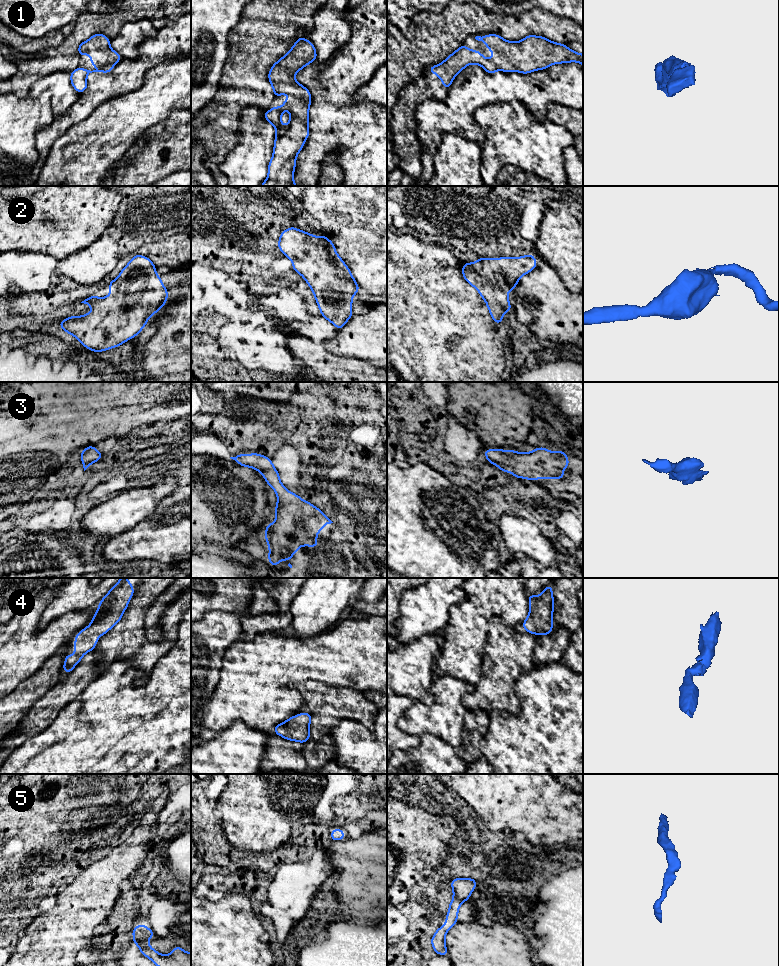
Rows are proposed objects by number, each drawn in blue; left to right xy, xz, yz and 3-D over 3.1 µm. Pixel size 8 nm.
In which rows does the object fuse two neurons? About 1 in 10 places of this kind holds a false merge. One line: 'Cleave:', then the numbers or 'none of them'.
Cleave: none of them

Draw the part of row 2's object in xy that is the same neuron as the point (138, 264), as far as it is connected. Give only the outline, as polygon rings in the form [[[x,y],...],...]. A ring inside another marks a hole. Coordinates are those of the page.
[[[142,255],[132,257],[118,277],[109,282],[109,290],[108,296],[99,298],[94,294],[81,302],[92,307],[91,313],[79,317],[73,315],[58,323],[65,333],[73,335],[85,348],[94,352],[116,348],[137,336],[148,319],[168,300],[168,289],[157,275],[156,266]]]

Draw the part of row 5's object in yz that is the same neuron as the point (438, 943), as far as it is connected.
[[[454,878],[451,880],[453,899],[449,903],[445,924],[439,927],[430,940],[436,954],[448,956],[445,943],[447,932],[458,922],[458,911],[464,901],[468,901],[478,881],[473,878]]]

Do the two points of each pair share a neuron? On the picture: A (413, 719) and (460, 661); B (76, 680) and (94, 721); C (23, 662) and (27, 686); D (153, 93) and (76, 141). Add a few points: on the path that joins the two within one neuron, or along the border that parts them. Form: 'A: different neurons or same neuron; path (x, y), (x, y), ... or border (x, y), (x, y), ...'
A: different neurons; border (443, 674), (467, 681), (470, 684)
B: different neurons; border (97, 675), (63, 707)
C: different neurons; border (44, 663), (24, 678), (10, 692)
D: same neuron; path (134, 112), (101, 141), (95, 141)

